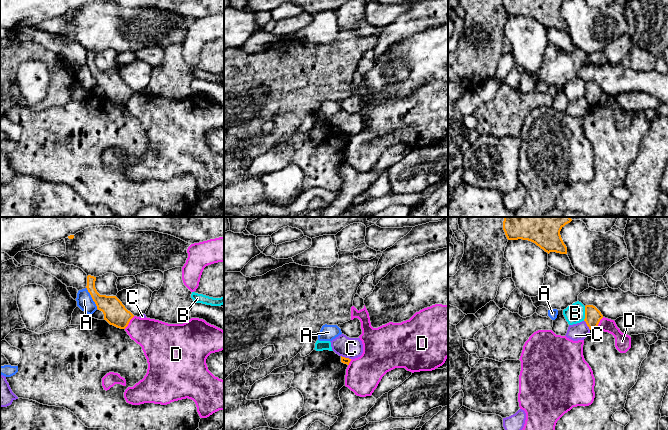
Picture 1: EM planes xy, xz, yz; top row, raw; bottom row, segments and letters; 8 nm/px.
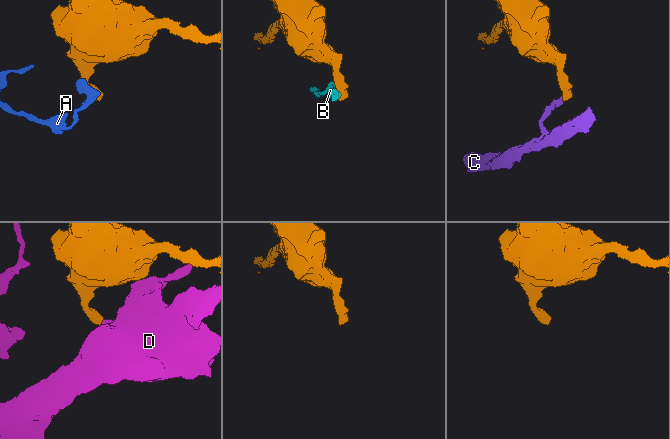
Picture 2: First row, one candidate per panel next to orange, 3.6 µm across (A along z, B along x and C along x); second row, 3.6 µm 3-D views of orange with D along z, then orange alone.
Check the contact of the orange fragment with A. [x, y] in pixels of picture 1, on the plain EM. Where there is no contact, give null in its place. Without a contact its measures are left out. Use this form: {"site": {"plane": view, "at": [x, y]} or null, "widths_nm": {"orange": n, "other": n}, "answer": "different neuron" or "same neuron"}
{"site": {"plane": "xy", "at": [92, 74]}, "widths_nm": {"orange": 190, "other": 130}, "answer": "different neuron"}

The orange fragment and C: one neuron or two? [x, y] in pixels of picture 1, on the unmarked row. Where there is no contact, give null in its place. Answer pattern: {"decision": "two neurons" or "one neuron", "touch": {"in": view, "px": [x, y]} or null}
{"decision": "two neurons", "touch": {"in": "yz", "px": [587, 101]}}

